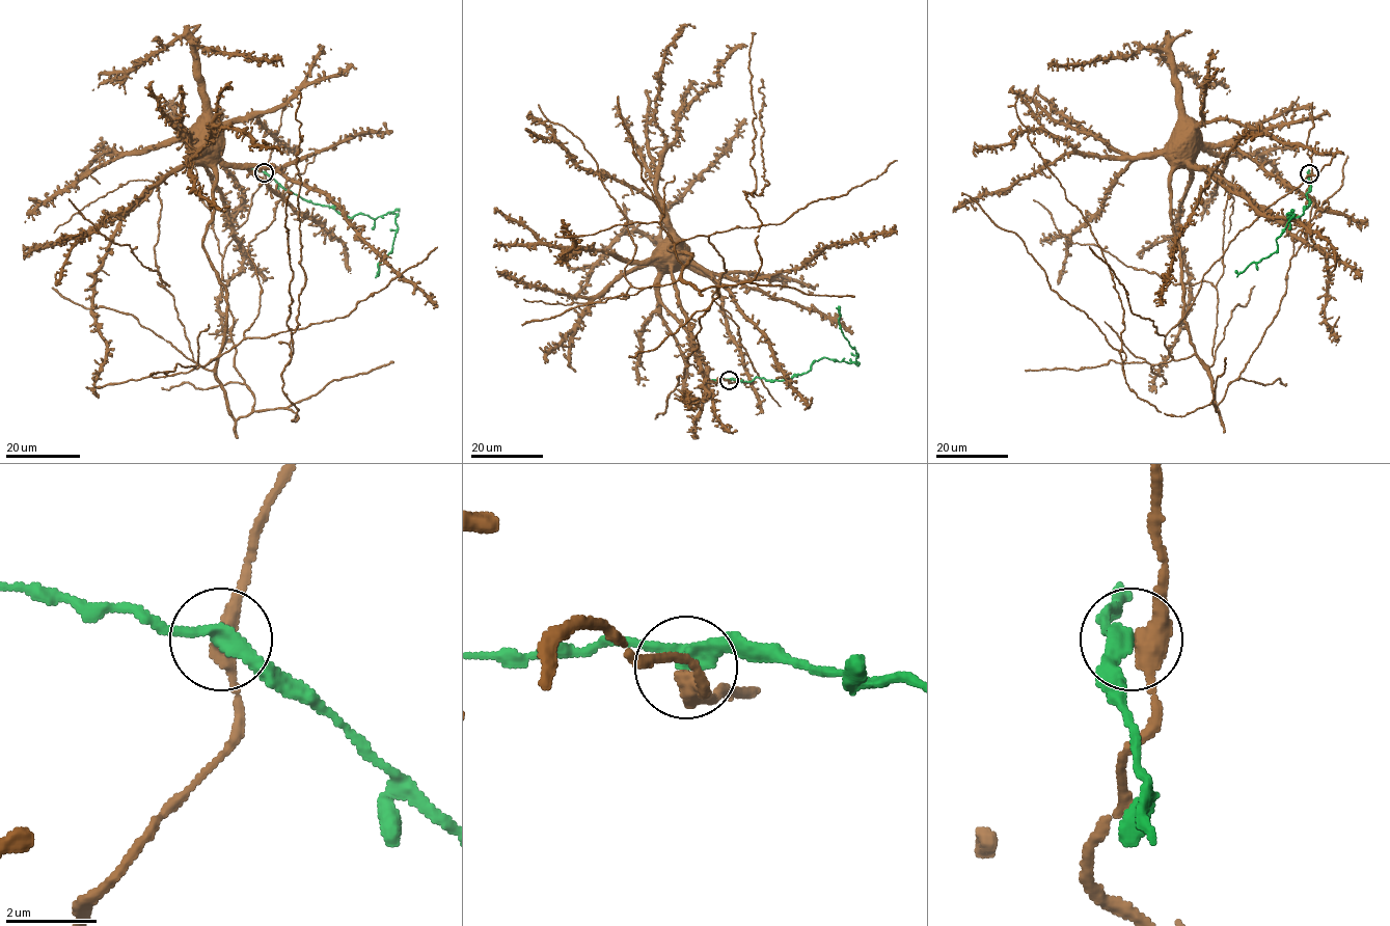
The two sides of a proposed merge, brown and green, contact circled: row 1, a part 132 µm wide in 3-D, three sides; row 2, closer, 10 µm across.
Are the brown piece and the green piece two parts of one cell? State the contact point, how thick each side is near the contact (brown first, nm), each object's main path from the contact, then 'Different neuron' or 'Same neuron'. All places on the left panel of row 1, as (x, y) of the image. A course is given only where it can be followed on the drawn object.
Place: (264, 172). Thickness 400 nm (brown) against 320 nm. Course of brown: (265, 172), (266, 181), (251, 196), (246, 220), (235, 234), (221, 195), (207, 170), (217, 146), (206, 137). Course of green: (265, 172), (303, 199), (333, 207), (348, 217), (397, 215), (391, 249), (378, 264), (377, 272). Different neuron

